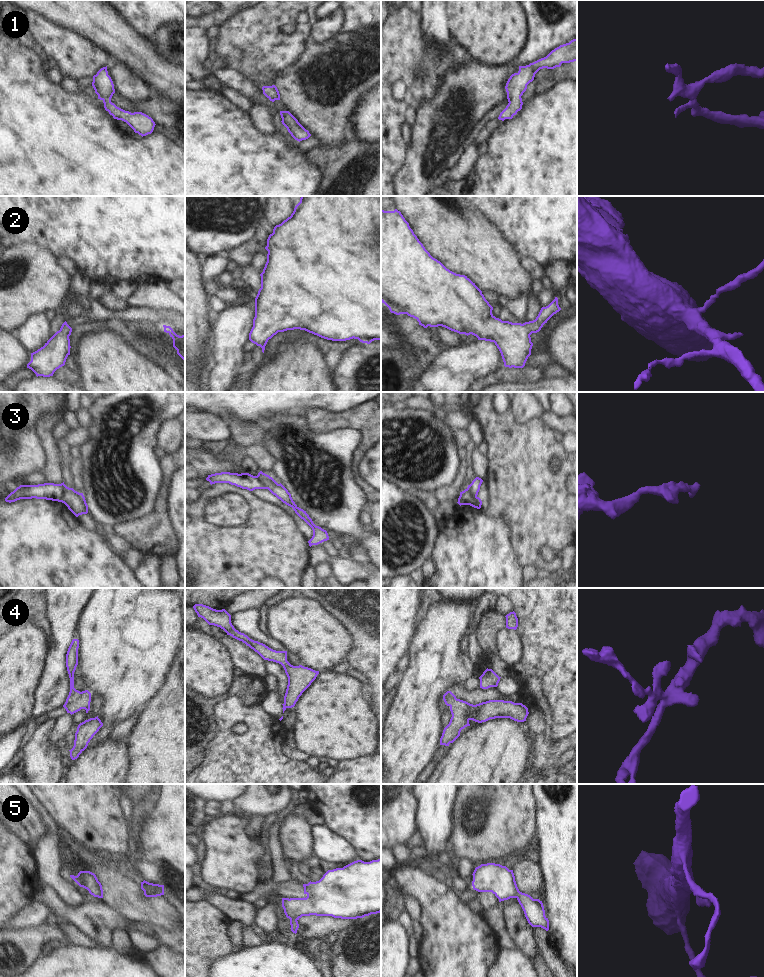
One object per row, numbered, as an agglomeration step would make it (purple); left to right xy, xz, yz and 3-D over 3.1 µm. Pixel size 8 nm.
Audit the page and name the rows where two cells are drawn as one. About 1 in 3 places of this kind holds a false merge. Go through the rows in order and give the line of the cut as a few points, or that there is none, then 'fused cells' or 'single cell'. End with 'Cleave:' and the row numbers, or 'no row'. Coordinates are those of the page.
1: no cut; single cell
2: no cut; single cell
3: cut in xy along (69, 488), (62, 495), (60, 501); fused cells
4: no cut; single cell
5: no cut; single cell
Cleave: 3

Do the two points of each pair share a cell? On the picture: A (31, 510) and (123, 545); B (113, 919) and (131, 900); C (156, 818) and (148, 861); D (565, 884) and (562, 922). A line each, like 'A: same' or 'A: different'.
A: different
B: different
C: same
D: same

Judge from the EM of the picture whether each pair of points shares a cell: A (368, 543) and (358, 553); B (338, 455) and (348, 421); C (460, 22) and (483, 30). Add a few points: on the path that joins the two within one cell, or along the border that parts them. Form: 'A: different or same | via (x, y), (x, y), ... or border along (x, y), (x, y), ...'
A: different | border along (362, 545), (368, 552), (370, 559)
B: different | border along (323, 431), (357, 429), (362, 434), (363, 443)
C: same | via (466, 22), (475, 22), (477, 24)

